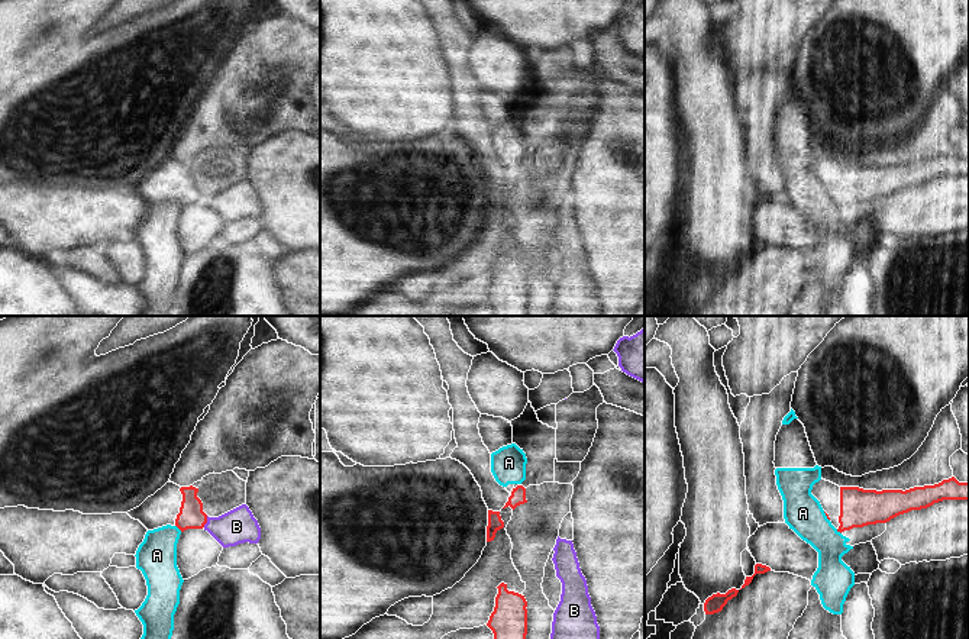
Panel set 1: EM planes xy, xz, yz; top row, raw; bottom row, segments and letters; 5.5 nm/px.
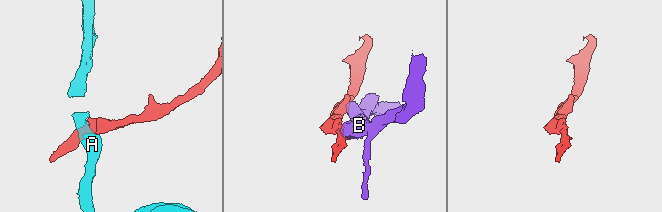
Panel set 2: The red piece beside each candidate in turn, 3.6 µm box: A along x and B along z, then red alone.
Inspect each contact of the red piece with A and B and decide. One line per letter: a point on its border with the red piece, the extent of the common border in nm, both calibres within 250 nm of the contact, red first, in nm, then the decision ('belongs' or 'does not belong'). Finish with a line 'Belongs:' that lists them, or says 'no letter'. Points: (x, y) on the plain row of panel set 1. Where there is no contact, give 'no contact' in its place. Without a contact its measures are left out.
A: xy (178, 203) | 50 nm | 140/220 nm | does not belong
B: xy (206, 197) | 70 nm | 140/190 nm | does not belong
Belongs: no letter

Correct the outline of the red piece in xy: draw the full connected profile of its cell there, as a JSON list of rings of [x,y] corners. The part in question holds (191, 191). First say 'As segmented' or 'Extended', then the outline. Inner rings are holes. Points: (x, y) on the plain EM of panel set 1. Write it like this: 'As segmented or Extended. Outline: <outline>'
Extended. Outline: [[[169,156],[127,190],[139,196],[148,206],[167,200],[177,201],[181,207],[203,204],[207,190],[203,187],[197,168],[198,164],[193,161],[180,162]]]

